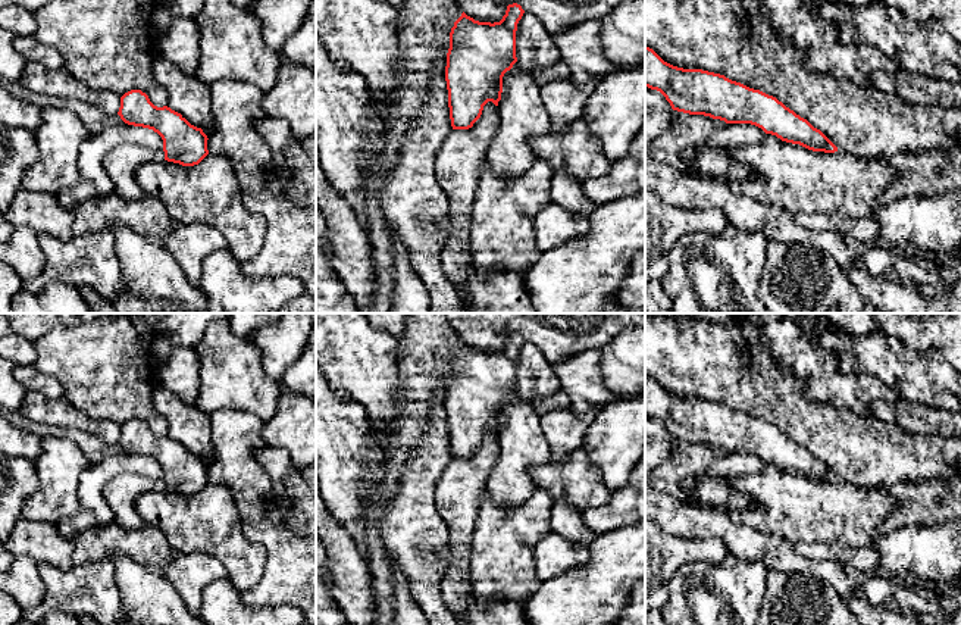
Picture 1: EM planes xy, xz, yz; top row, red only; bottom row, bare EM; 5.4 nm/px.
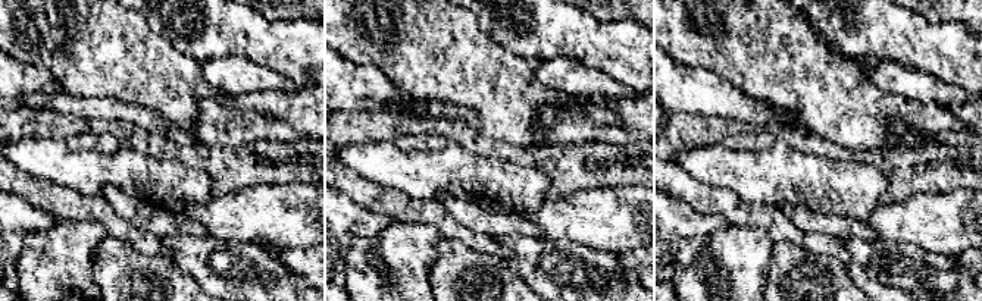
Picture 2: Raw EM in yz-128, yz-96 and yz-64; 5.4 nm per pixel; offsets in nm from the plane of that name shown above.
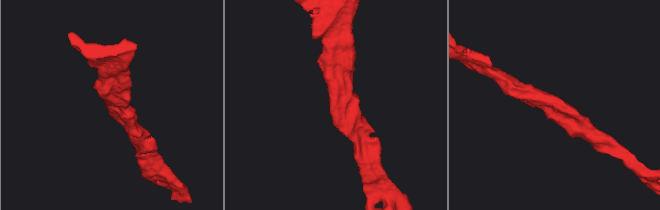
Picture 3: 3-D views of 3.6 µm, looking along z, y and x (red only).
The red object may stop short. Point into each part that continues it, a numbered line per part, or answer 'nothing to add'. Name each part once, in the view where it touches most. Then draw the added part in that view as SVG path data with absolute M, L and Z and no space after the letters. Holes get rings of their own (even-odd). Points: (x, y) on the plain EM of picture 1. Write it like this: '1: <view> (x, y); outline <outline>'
nothing to add

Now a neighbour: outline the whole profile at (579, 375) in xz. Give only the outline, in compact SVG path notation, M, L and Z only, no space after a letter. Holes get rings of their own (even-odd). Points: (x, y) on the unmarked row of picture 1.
M586 349L560 363L553 365L560 391L570 399L570 410L577 416L589 410L601 412L622 396L611 391L601 378L601 349Z

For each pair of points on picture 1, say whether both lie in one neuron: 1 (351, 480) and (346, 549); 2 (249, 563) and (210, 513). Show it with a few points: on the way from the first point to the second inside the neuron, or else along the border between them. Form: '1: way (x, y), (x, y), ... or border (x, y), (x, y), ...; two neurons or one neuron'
1: border (331, 511), (351, 537), (365, 561); two neurons
2: way (237, 552), (212, 525); one neuron

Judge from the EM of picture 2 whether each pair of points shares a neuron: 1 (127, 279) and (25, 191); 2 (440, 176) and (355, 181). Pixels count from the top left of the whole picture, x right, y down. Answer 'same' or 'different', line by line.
1: different
2: different

